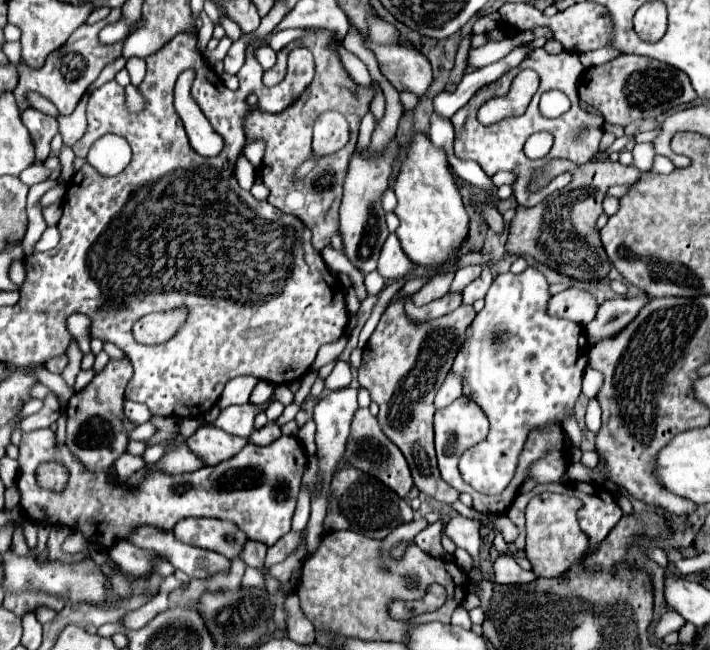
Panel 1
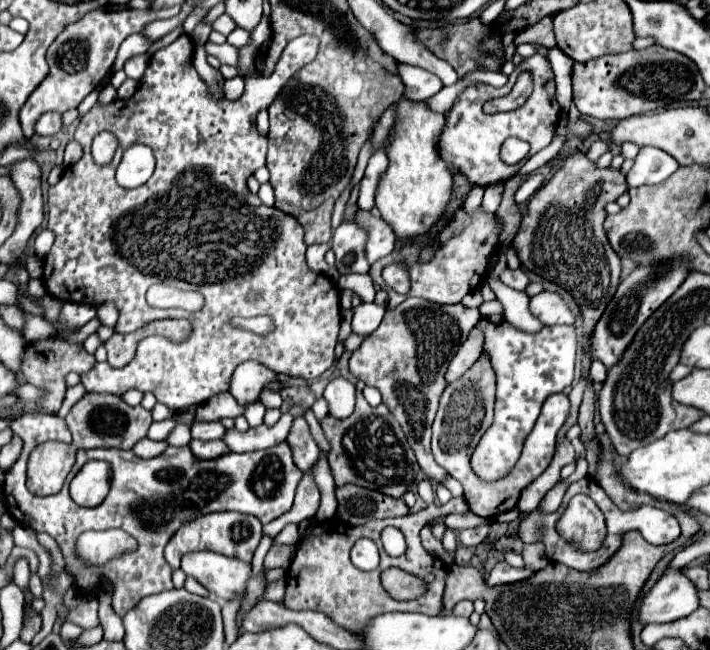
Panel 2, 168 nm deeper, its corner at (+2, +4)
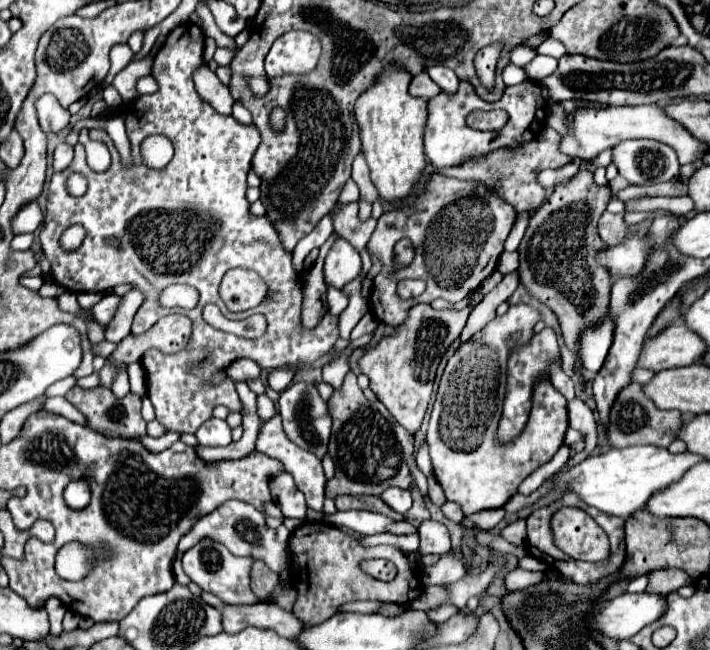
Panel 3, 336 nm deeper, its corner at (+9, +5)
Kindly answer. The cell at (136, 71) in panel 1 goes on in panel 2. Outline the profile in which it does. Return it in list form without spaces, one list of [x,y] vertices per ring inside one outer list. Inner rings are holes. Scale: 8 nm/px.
[[[140,54],[140,56],[132,56],[126,64],[124,64],[124,72],[128,78],[134,78],[134,80],[140,80],[144,70],[148,66],[148,54]]]

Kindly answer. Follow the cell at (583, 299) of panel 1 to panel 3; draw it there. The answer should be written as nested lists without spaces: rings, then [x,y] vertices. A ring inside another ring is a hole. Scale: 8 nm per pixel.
[[[523,303],[509,307],[505,315],[495,317],[465,345],[459,345],[443,371],[429,419],[427,443],[435,479],[443,487],[447,501],[459,503],[465,515],[503,507],[517,493],[519,483],[535,469],[549,463],[563,445],[569,427],[567,399],[561,397],[545,377],[535,383],[525,429],[509,443],[499,443],[495,439],[505,399],[509,353],[531,341],[537,321],[539,313],[533,307]]]

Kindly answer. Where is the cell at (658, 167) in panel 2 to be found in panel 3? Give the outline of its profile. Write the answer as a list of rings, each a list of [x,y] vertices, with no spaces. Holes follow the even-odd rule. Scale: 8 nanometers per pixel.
[[[653,139],[621,141],[611,149],[611,153],[619,175],[633,185],[671,181],[681,169],[675,151],[669,145]]]

